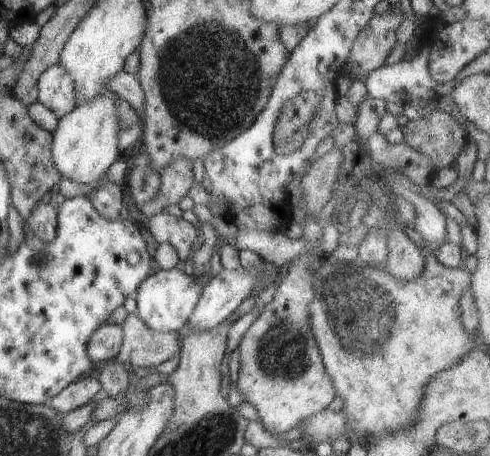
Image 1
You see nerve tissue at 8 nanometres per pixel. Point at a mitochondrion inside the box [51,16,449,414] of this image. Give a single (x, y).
(209, 92)

